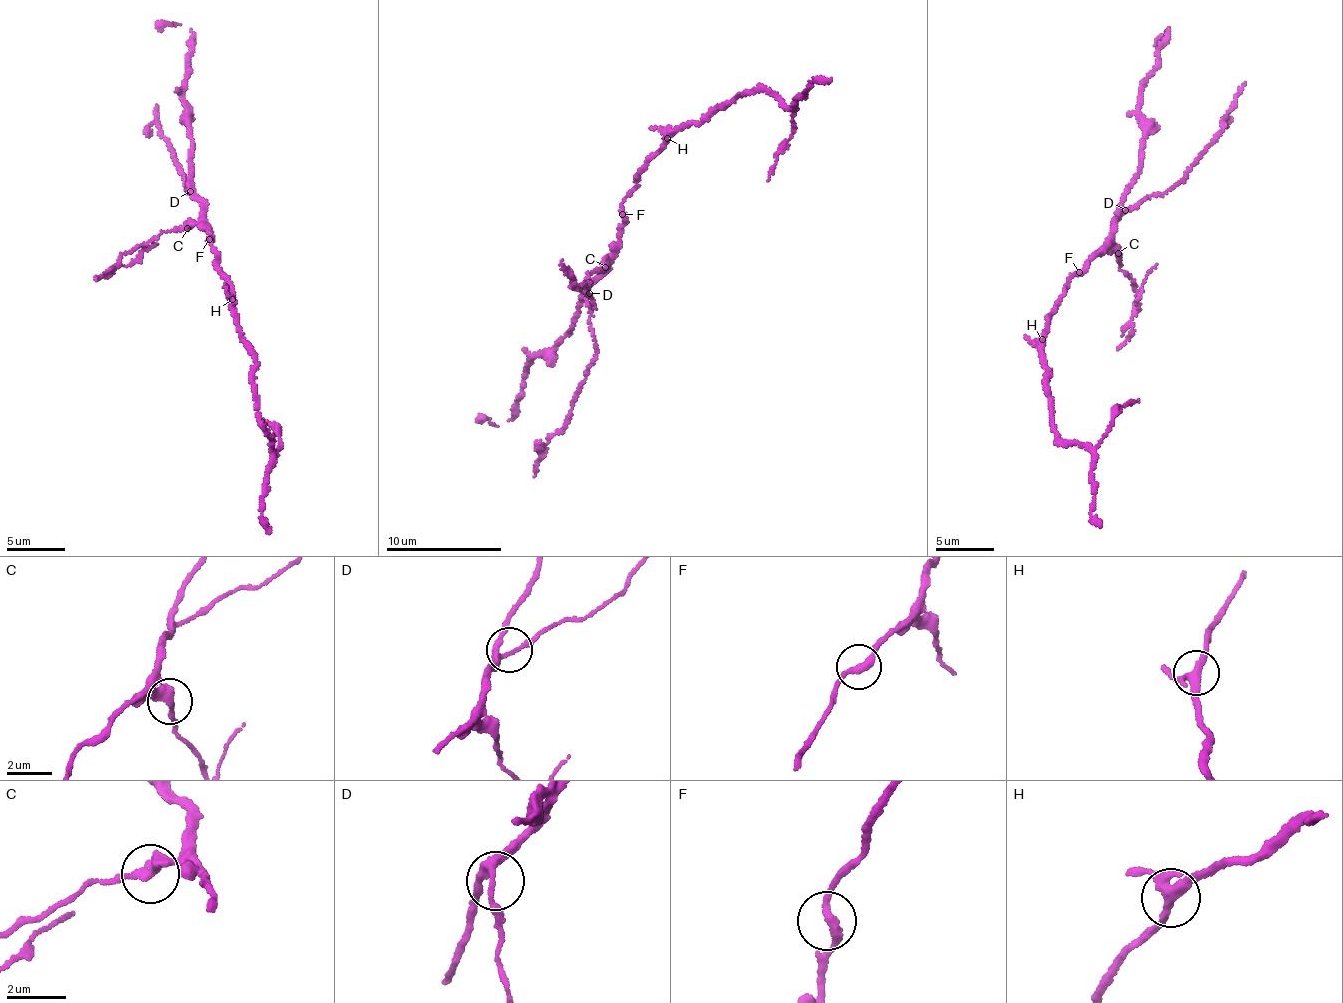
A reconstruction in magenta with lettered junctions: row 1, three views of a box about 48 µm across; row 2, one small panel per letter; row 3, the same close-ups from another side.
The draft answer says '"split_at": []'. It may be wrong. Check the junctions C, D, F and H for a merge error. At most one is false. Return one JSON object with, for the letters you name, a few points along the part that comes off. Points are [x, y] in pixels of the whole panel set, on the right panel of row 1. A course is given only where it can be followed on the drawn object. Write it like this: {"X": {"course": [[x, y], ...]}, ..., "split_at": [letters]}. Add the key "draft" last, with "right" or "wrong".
{"C": {"course": [[1117, 251], [1122, 271], [1131, 274], [1135, 301], [1125, 343], [1118, 350]]}, "split_at": ["C"], "draft": "wrong"}

